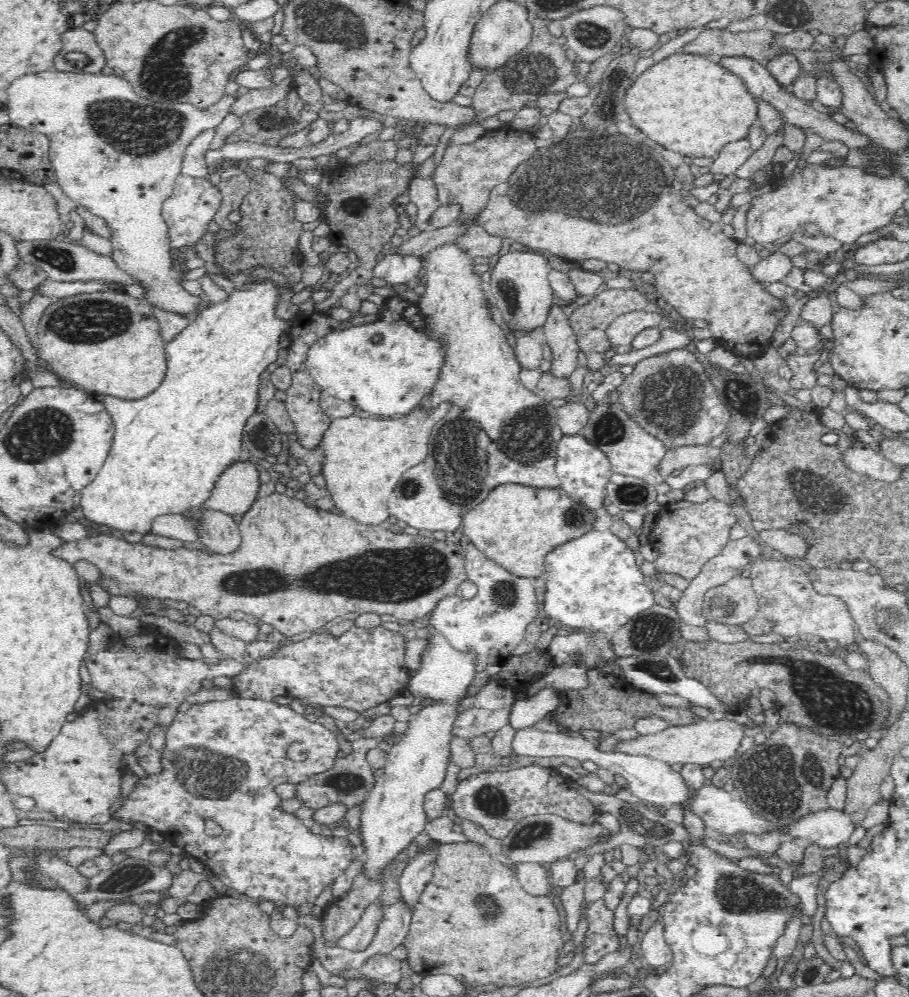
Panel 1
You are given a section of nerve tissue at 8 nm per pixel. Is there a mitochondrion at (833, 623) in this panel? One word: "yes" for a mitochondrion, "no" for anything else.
no

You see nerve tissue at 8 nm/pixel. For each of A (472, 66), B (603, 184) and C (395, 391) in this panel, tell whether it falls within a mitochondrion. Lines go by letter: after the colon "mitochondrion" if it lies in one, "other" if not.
A: other
B: mitochondrion
C: other

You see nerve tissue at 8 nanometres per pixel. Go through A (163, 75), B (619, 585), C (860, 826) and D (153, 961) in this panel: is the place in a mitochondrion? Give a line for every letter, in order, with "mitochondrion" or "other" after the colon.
A: mitochondrion
B: other
C: other
D: other

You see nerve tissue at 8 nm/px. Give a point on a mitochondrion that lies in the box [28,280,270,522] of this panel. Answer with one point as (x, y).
(83, 323)

